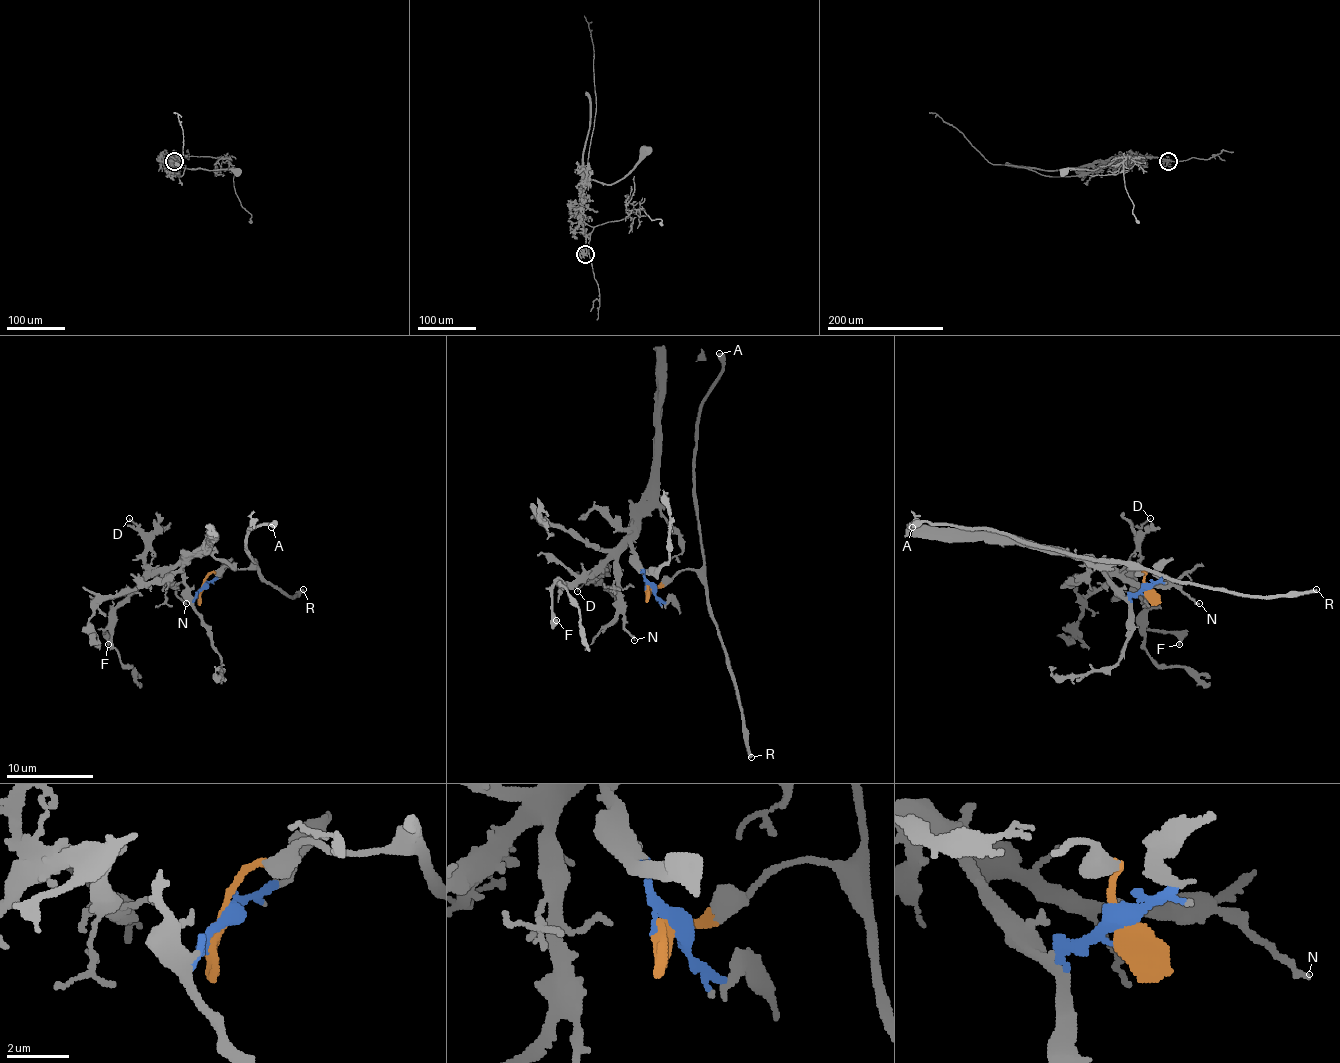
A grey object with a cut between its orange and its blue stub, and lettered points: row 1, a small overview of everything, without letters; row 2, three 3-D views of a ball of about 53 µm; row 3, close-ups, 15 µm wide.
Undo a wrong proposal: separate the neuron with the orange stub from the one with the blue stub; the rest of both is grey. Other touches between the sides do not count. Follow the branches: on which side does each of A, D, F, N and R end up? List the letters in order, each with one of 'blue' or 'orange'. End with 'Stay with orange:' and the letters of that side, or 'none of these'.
A: orange
D: blue
F: blue
N: blue
R: orange
Stay with orange: A, R

